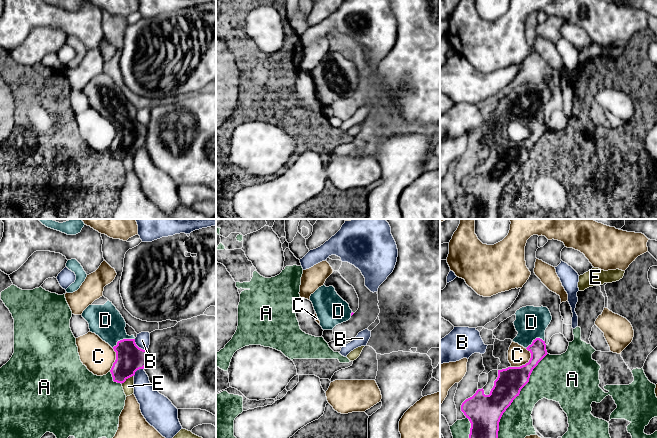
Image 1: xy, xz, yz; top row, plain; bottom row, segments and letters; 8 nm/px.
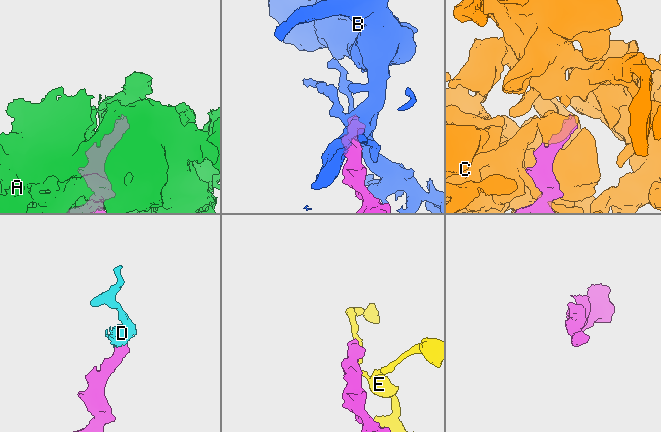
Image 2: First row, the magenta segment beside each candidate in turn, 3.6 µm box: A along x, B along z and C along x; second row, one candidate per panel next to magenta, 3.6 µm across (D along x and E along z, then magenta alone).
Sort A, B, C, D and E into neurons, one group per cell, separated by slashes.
A / B / C / D / E

